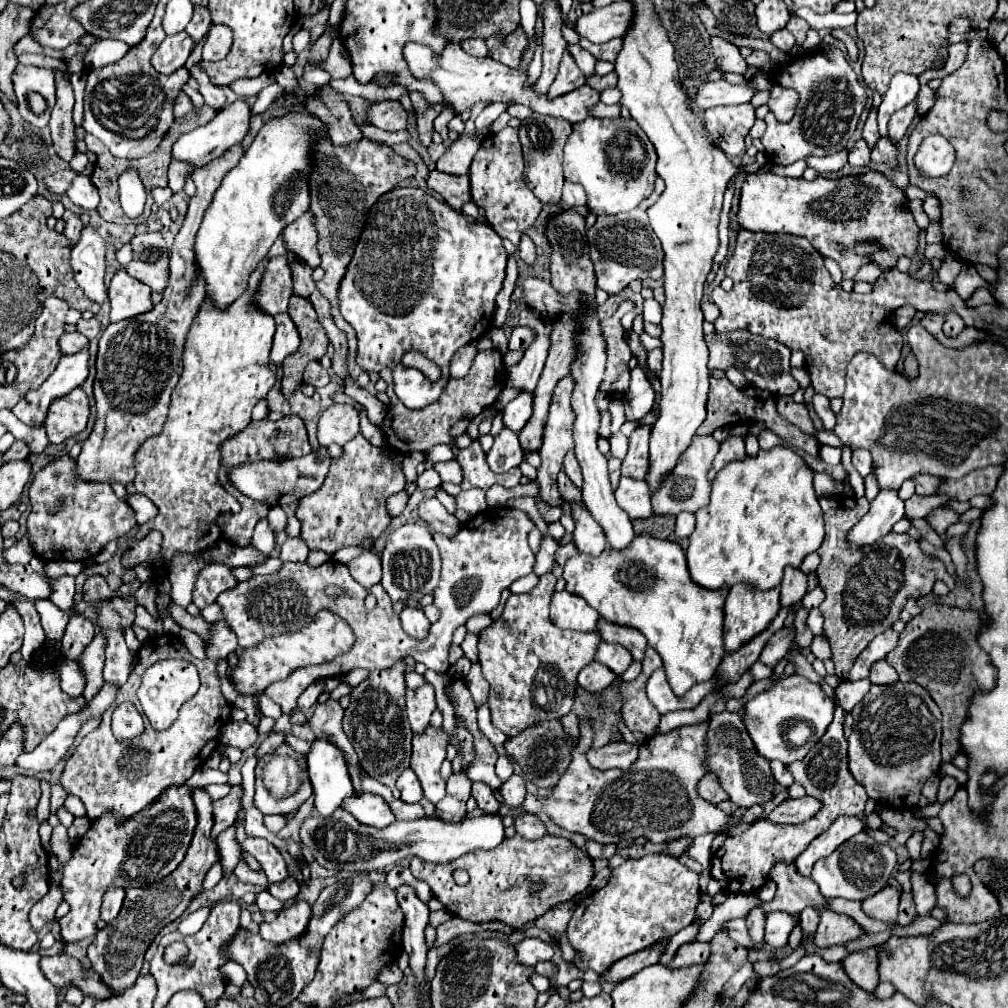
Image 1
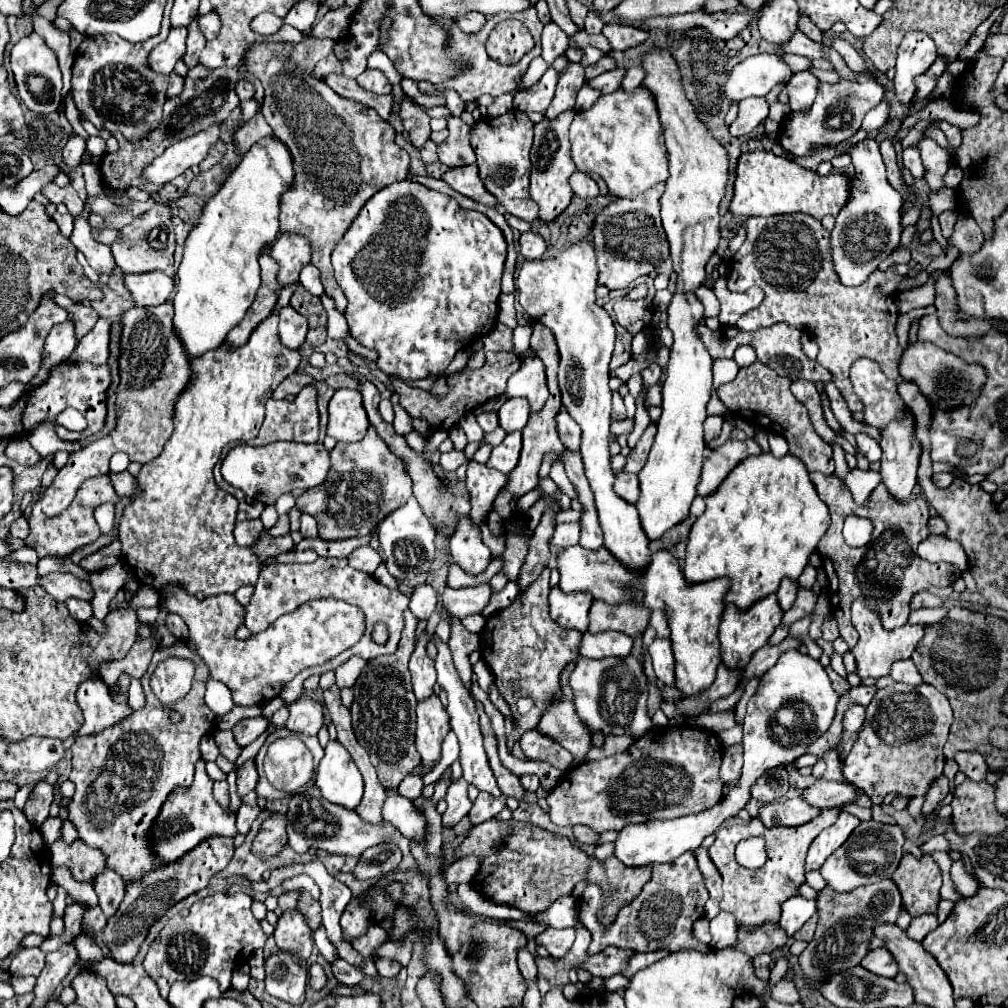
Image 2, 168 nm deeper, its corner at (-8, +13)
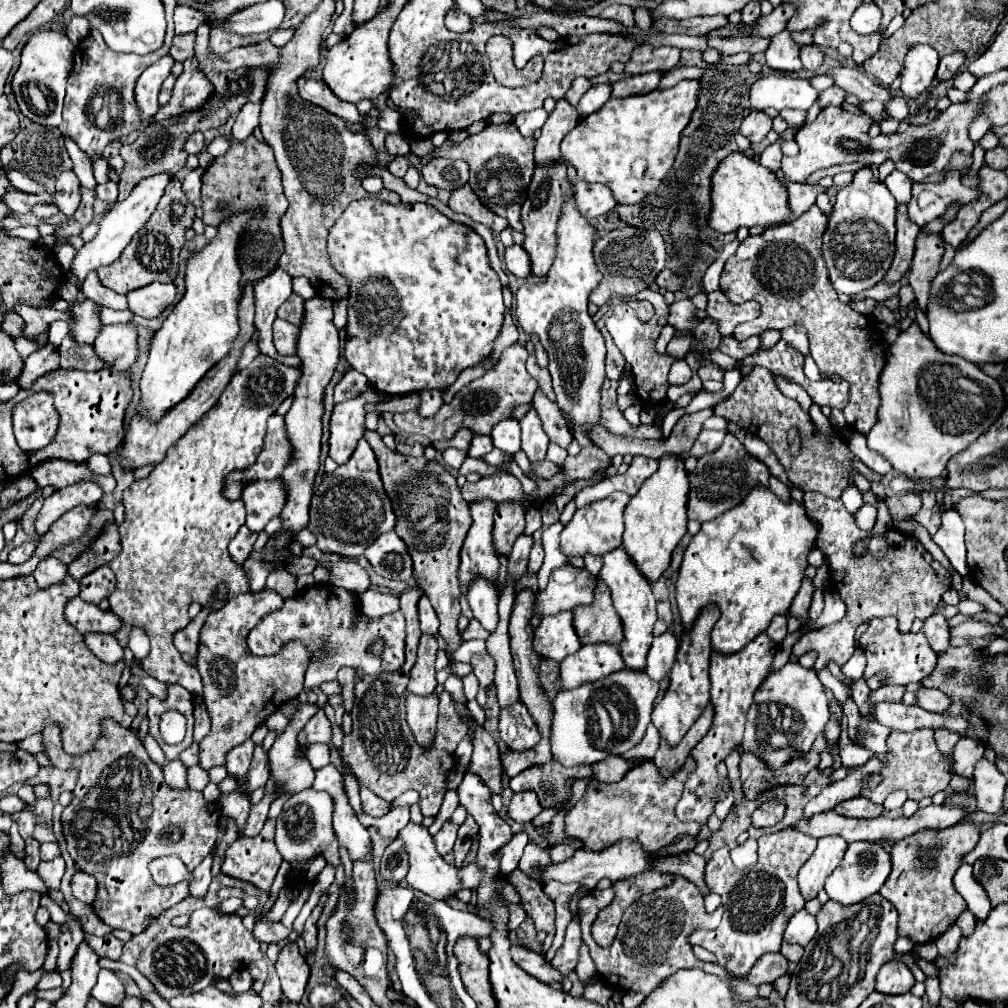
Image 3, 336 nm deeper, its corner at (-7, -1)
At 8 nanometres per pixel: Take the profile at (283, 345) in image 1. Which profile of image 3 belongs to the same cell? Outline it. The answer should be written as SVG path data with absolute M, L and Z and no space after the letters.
M276 318L276 322L274 322L274 346L276 346L278 354L282 354L282 356L296 354L296 344L298 344L298 326L290 324L288 320Z

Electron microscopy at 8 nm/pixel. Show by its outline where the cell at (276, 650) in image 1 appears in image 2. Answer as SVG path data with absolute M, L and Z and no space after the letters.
M169 586L161 596L161 604L185 620L189 626L189 640L195 642L197 654L205 660L211 678L223 682L231 690L237 706L263 706L277 698L281 688L301 670L335 658L359 642L365 632L361 610L339 600L305 602L295 612L279 618L263 634L255 634L249 640L237 640L235 633L244 623L245 607L233 594L197 600L185 590Z

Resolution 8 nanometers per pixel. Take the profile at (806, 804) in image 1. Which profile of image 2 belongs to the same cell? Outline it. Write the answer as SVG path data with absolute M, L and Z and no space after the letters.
M819 780L811 788L803 792L803 798L811 802L815 808L839 808L845 804L855 802L857 790L851 784L841 784L841 782L829 782L829 780Z

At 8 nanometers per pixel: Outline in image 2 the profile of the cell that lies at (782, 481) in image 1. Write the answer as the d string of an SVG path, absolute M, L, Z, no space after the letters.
M773 454L745 458L729 474L729 478L723 480L717 492L711 494L711 498L705 498L705 504L705 512L691 526L683 576L689 584L707 582L713 578L729 578L731 586L725 596L725 604L733 604L739 610L747 610L755 602L777 592L783 578L797 580L831 522L829 508L817 496L817 490L809 480L809 472L805 470L803 462L791 454L781 460L777 460Z

